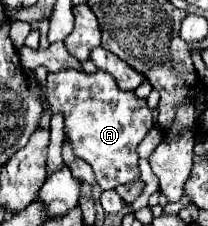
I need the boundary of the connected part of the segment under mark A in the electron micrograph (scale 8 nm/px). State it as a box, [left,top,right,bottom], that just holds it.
[46,70,154,190]

